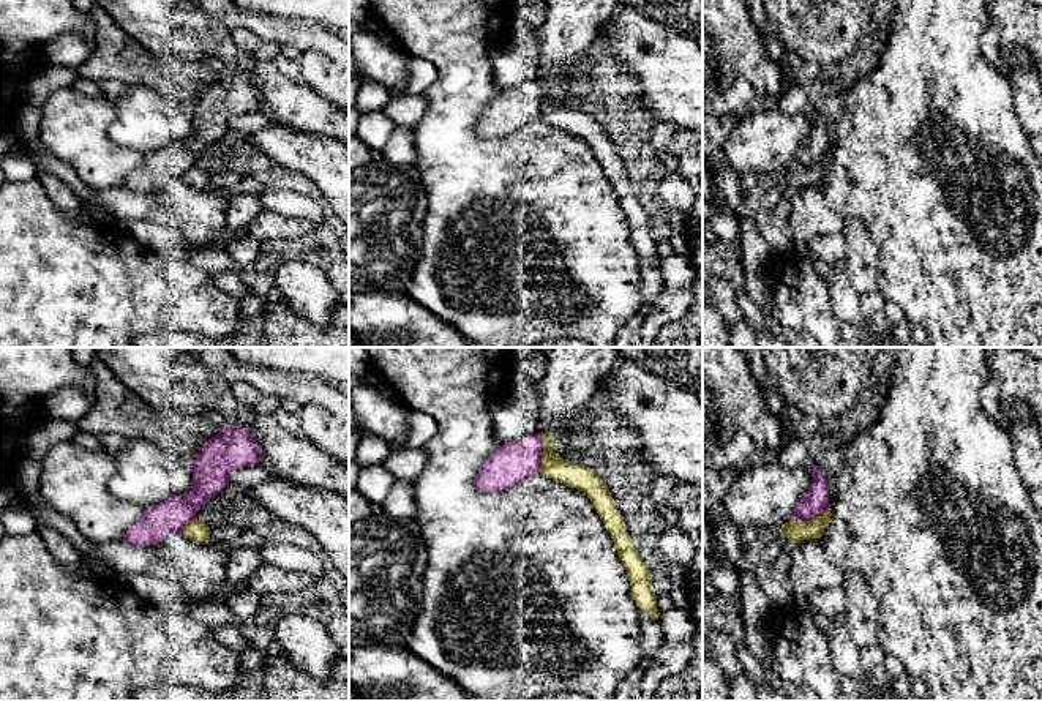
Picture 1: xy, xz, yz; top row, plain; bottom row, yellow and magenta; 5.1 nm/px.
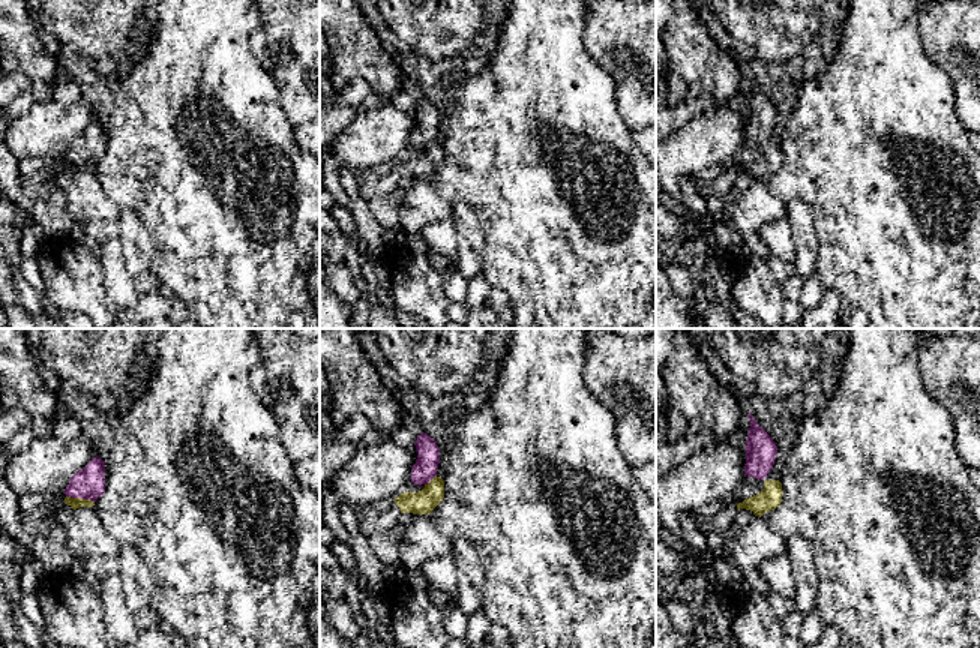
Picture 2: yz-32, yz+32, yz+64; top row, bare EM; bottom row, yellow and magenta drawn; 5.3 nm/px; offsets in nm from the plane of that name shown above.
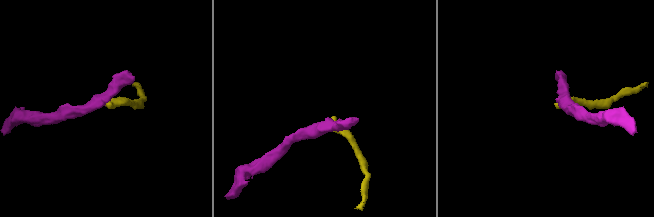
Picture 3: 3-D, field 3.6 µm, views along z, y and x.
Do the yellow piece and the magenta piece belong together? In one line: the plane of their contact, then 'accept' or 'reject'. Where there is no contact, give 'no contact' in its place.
xz | reject

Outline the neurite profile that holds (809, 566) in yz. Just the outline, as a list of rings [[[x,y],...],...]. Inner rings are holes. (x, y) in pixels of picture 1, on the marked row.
[[[819,538],[796,543],[789,553],[788,576],[797,603],[807,602],[815,590],[832,589],[845,583],[845,572],[827,559]]]

